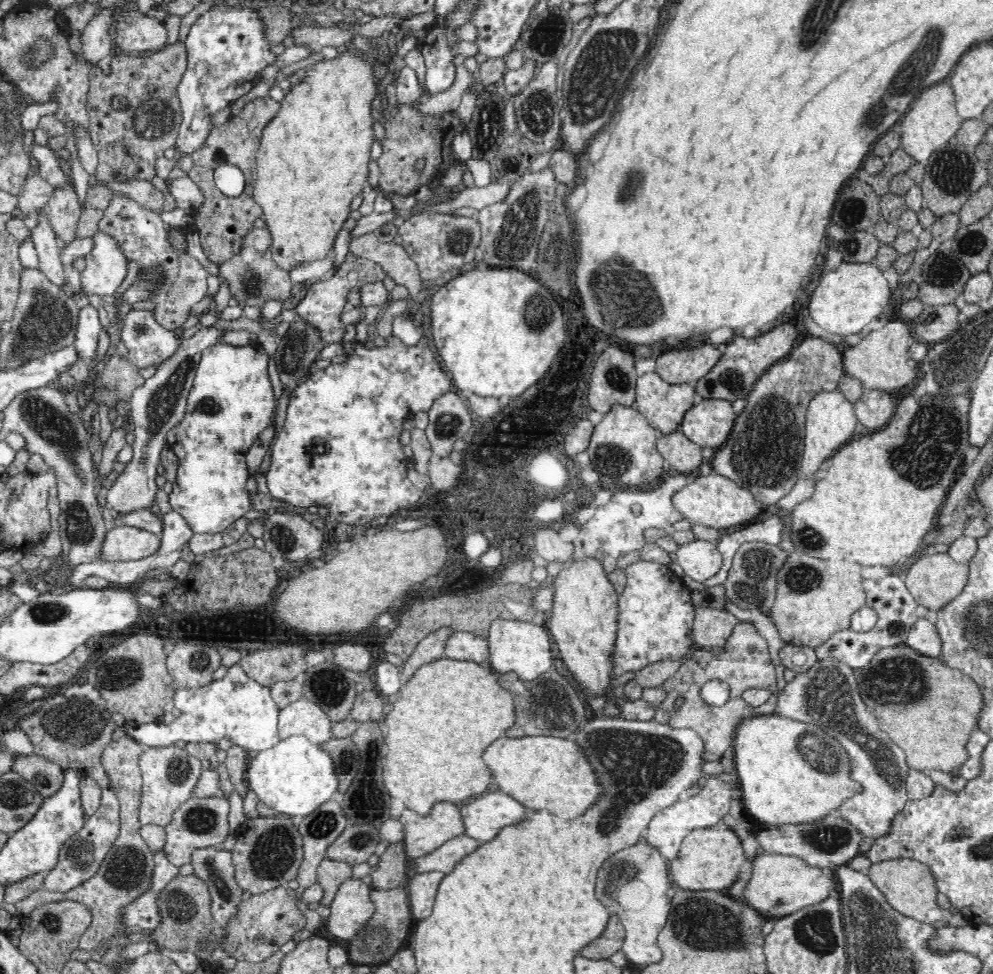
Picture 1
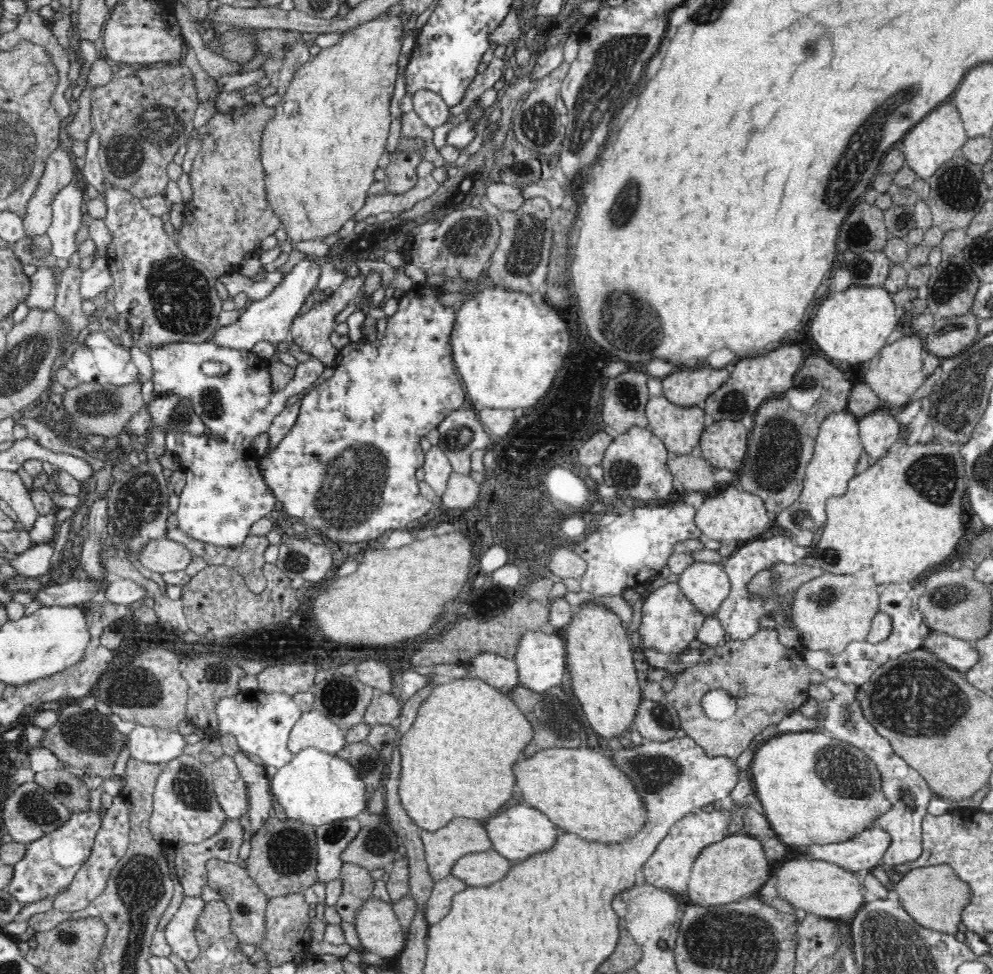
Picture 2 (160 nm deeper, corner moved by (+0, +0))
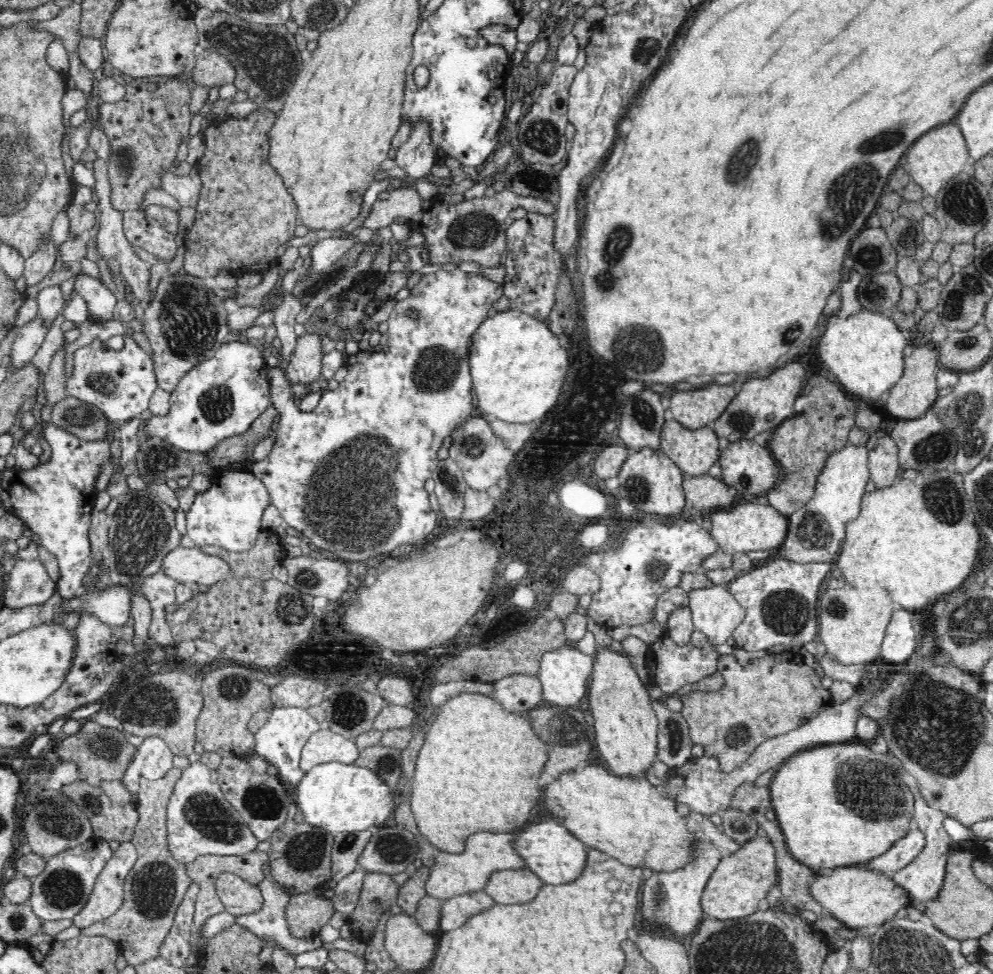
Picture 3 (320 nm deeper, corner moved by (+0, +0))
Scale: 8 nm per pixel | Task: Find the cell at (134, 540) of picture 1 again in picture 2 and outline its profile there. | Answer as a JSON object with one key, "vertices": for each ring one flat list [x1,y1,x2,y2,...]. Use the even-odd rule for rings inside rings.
{"vertices":[[166,537,148,540,136,556,146,569,160,574,184,571,192,562,192,552,186,546]]}

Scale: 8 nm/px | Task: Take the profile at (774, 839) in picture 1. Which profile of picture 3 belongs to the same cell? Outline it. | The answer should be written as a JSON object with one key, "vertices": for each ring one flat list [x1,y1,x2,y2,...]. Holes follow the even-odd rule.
{"vertices":[[916,827,910,828,908,833,905,838,897,841,889,852,868,860,861,867,886,875,894,872,895,869,900,869,904,865,910,864,910,860,914,860,914,856,918,856,926,840,924,840,923,833]]}

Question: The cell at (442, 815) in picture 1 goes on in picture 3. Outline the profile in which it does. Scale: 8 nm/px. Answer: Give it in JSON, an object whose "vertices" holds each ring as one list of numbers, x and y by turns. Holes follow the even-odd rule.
{"vertices":[[472,832,463,841,462,853,442,852,426,878,426,892,434,898,446,900,459,893,478,892,492,872,508,868,526,868,523,857,512,847,514,834,500,832]]}

